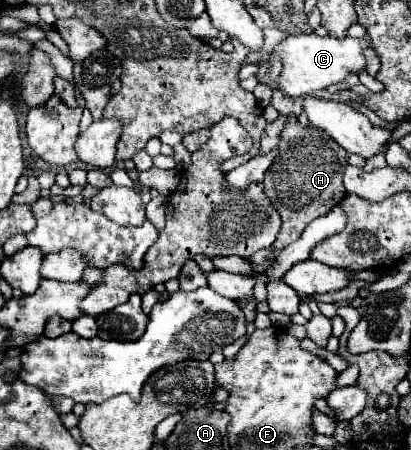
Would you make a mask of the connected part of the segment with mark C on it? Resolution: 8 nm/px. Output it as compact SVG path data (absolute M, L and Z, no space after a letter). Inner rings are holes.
M300 33L300 35L288 35L280 45L276 45L276 53L282 59L282 75L280 75L280 91L290 97L300 97L318 89L326 89L330 85L338 85L344 81L350 73L358 75L366 71L366 57L364 49L374 49L372 41L352 39L352 37L318 37L314 33Z

